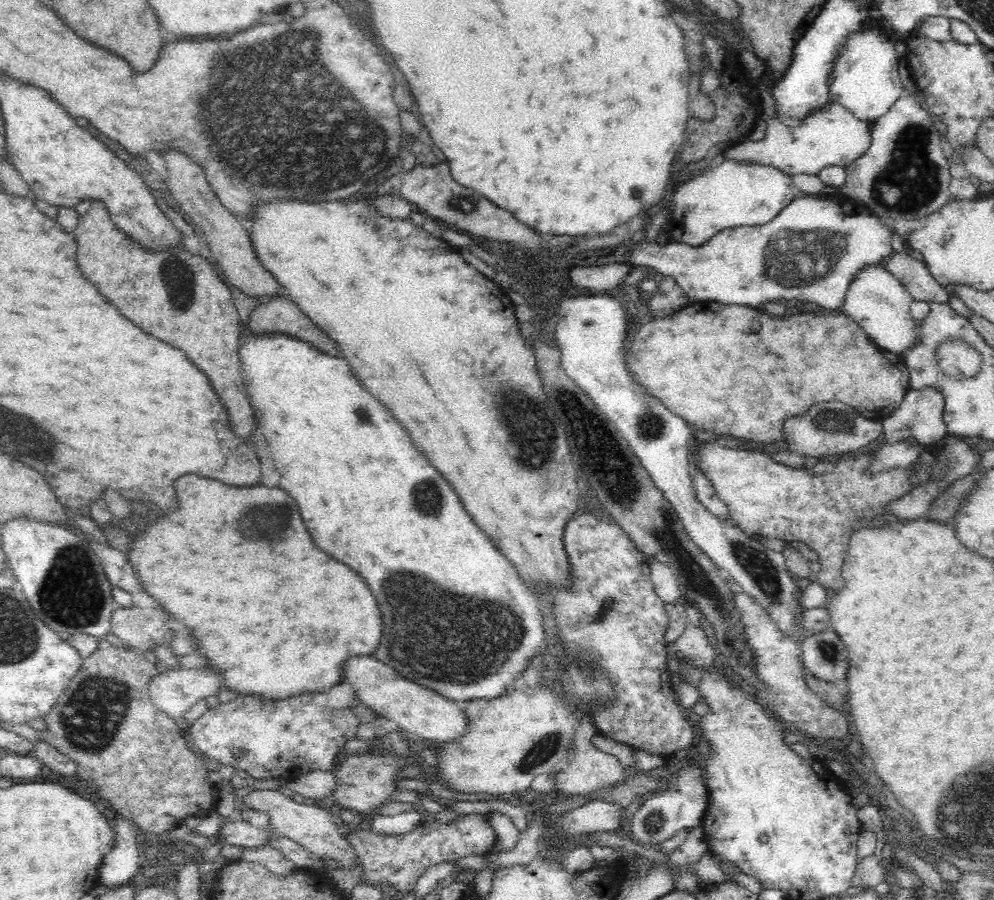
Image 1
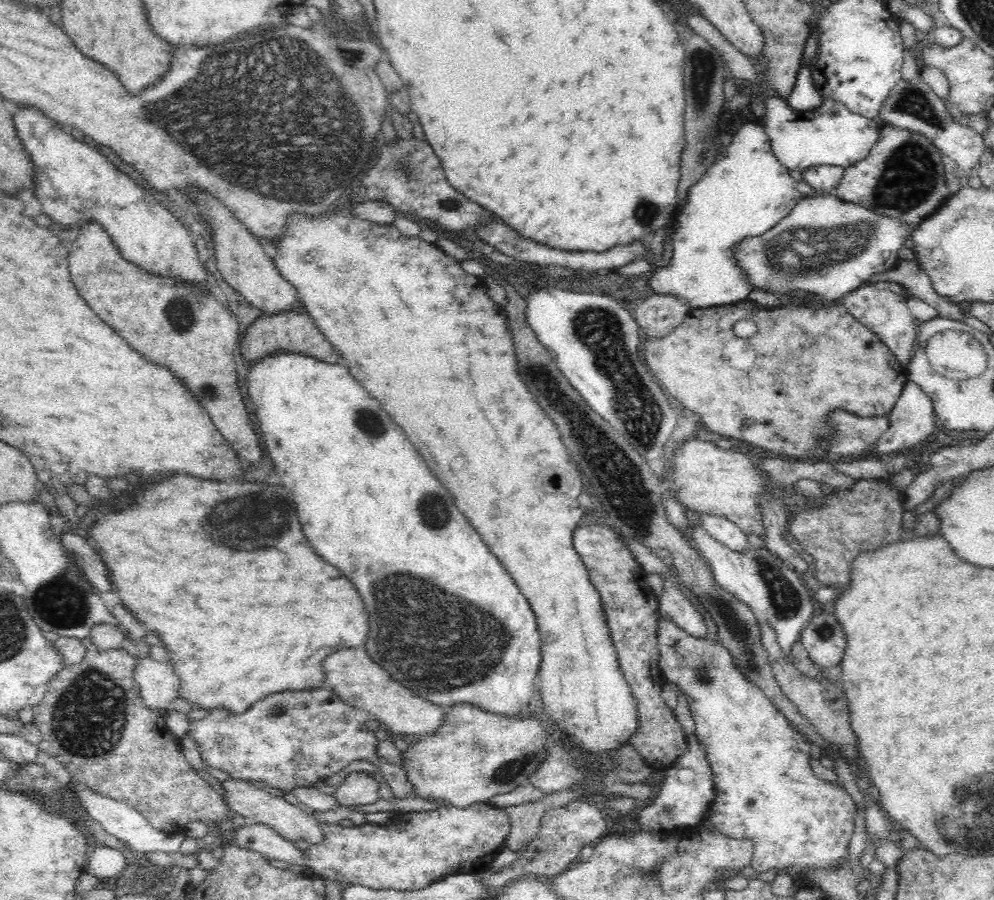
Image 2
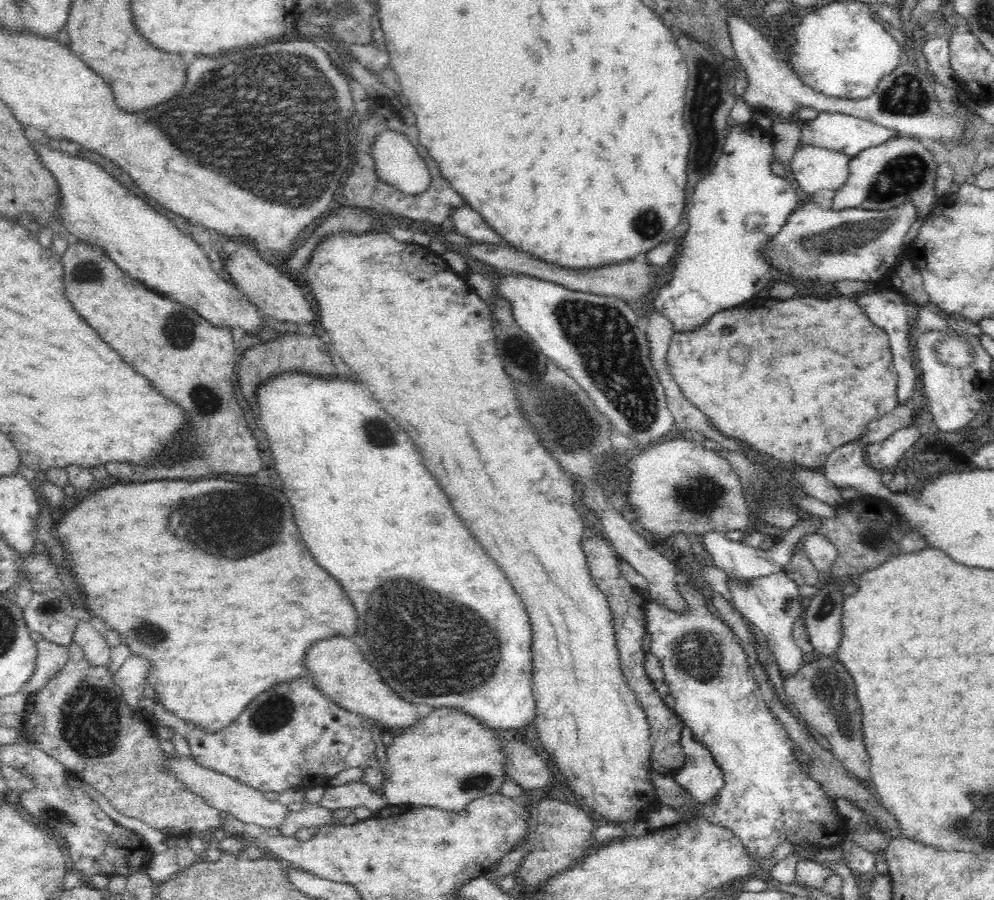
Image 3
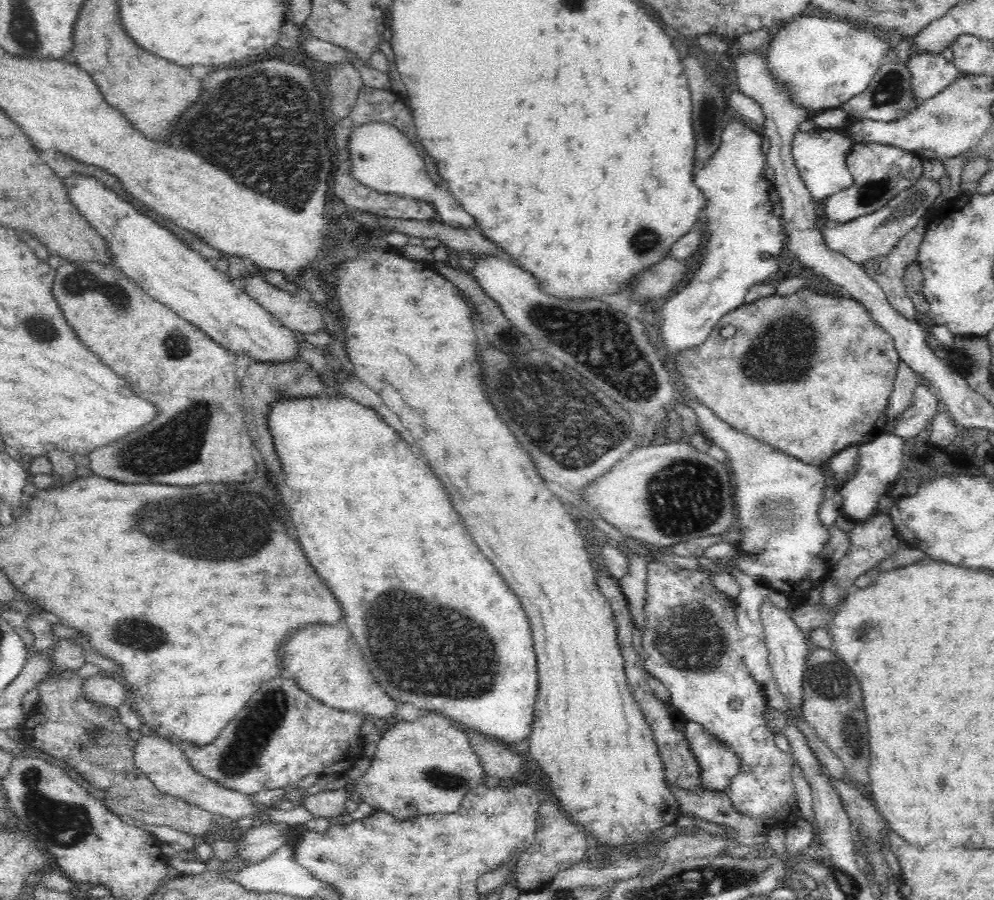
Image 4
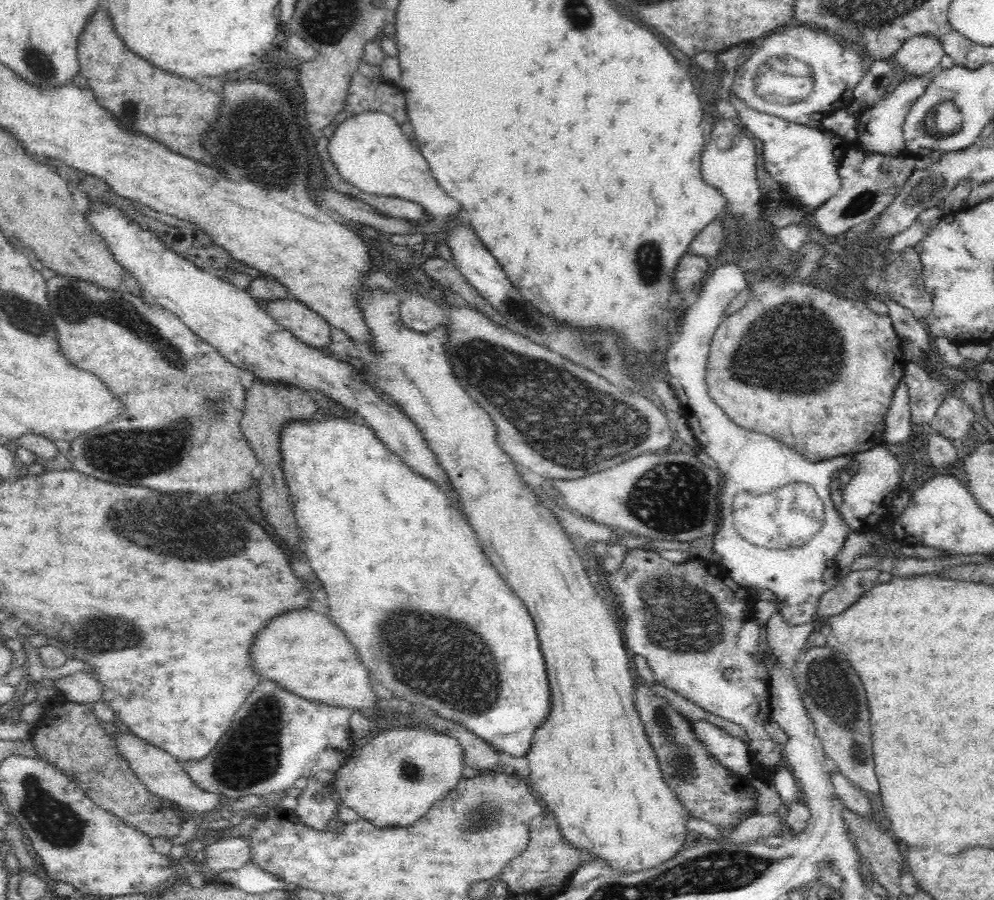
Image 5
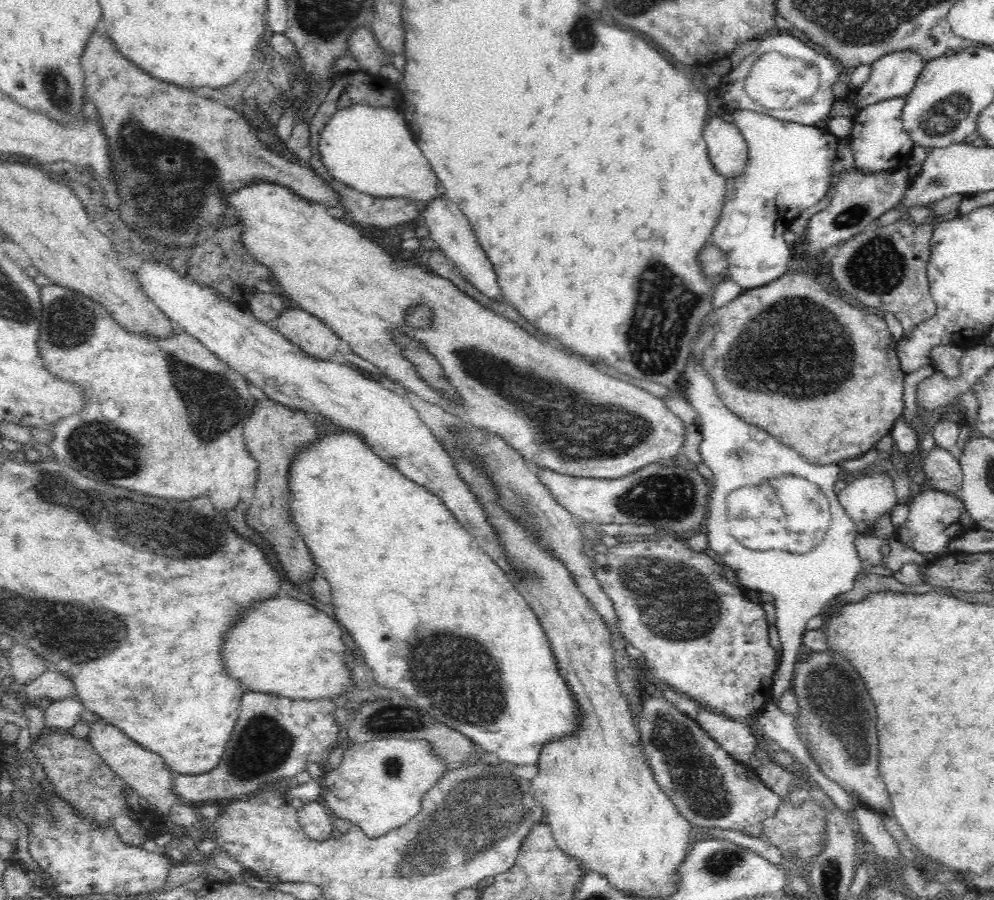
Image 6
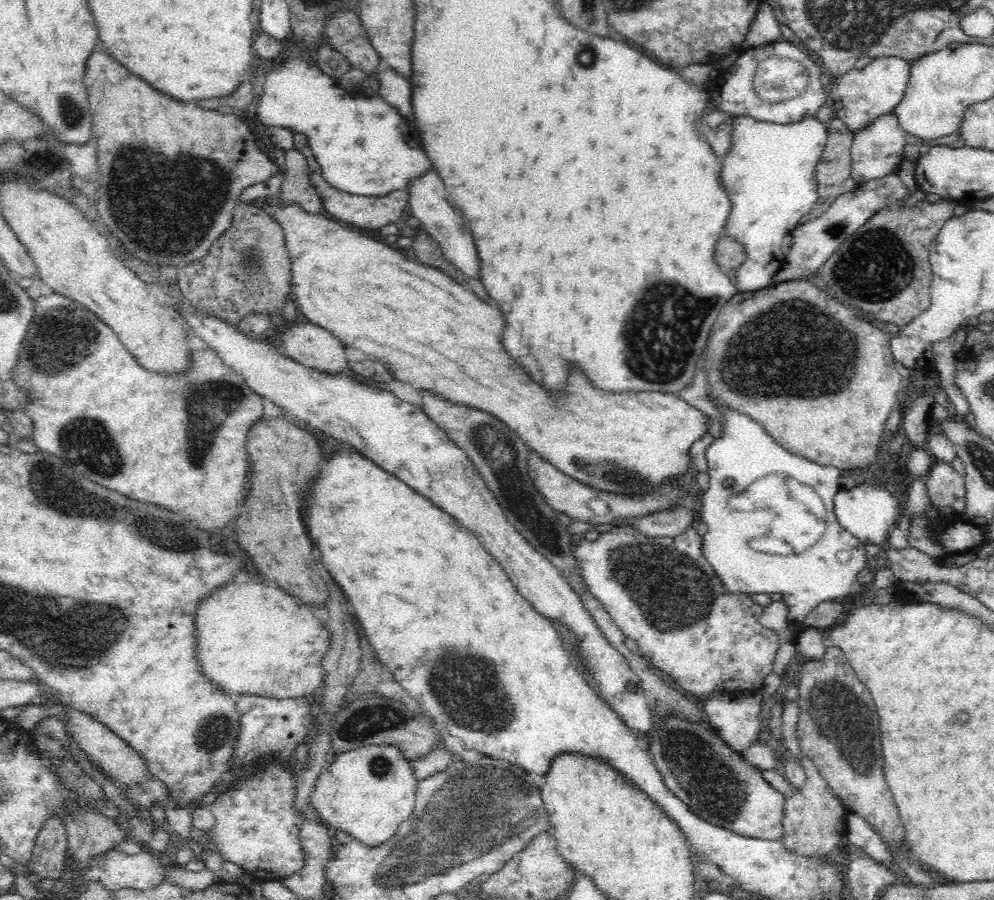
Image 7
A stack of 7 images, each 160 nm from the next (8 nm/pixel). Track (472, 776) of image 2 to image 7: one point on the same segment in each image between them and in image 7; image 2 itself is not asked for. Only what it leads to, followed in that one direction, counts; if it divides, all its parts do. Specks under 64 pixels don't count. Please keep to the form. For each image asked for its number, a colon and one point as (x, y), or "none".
3: (448, 758)
4: (426, 766)
5: (394, 779)
6: (379, 785)
7: (368, 792)

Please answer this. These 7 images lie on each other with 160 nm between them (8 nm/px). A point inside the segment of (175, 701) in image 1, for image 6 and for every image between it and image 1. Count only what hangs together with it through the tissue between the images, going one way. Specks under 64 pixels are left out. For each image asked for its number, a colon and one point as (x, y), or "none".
2: (159, 684)
3: (133, 675)
4: (102, 689)
5: (81, 687)
6: (52, 685)

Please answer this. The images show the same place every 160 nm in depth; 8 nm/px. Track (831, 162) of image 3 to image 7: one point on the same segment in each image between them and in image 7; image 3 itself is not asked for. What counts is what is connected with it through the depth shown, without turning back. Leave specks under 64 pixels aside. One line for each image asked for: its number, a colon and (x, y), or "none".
4: (820, 155)
5: (805, 159)
6: (789, 164)
7: (769, 175)

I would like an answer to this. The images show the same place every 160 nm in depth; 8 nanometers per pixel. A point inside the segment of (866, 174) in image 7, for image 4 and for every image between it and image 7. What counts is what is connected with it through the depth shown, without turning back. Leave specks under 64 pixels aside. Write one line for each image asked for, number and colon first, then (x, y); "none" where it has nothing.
4: (931, 73)
5: (879, 129)
6: (878, 141)

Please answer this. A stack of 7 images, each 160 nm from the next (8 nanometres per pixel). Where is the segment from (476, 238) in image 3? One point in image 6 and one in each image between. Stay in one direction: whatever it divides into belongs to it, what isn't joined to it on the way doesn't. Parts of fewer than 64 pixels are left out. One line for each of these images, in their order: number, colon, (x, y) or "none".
4: (384, 159)
5: (370, 151)
6: (369, 148)

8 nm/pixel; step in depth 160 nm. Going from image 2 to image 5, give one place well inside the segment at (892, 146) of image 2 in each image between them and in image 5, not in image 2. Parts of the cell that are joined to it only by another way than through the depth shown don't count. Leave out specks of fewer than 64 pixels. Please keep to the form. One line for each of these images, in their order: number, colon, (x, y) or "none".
3: (902, 169)
4: (880, 172)
5: (870, 181)

